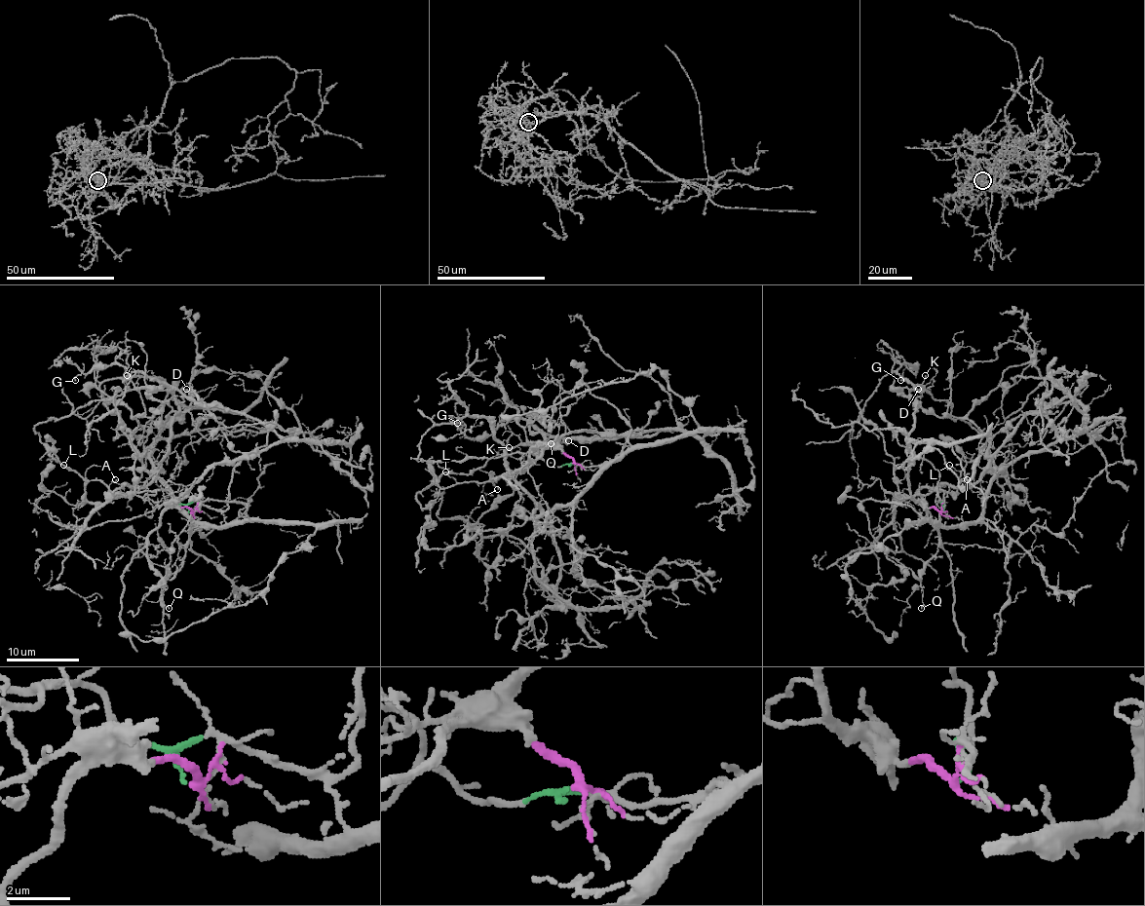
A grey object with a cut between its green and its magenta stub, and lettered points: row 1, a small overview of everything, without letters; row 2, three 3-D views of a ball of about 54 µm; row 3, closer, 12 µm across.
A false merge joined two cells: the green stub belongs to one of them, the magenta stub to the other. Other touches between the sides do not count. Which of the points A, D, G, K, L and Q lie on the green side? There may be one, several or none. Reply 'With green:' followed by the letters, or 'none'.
With green: A, L

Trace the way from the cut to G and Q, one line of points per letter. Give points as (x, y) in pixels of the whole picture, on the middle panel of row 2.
G: (572, 462), (559, 444), (567, 433), (662, 430), (554, 436), (511, 417), (471, 438), (458, 422)
Q: (572, 462), (561, 449), (544, 449), (529, 460), (529, 453), (544, 444), (551, 444)

